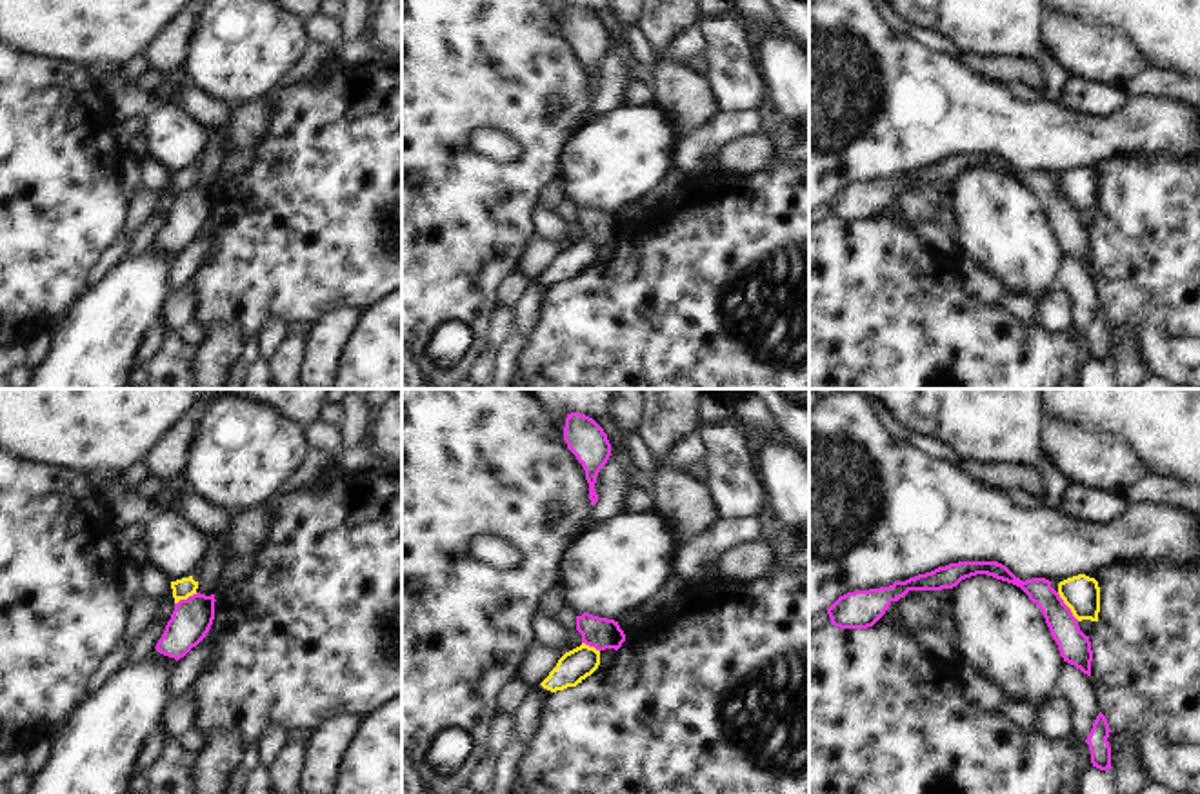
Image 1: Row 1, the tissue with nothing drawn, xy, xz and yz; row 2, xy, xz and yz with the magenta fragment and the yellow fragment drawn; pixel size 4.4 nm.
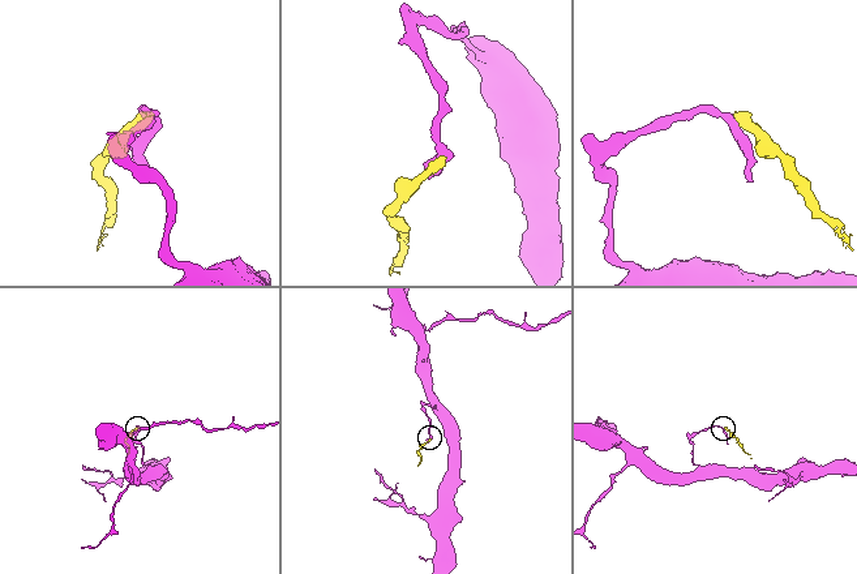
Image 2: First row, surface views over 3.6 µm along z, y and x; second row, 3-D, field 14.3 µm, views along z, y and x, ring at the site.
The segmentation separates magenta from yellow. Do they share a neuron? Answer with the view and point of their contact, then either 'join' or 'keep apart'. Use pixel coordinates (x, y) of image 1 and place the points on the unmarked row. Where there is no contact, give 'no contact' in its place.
yz (1068, 200) | keep apart

